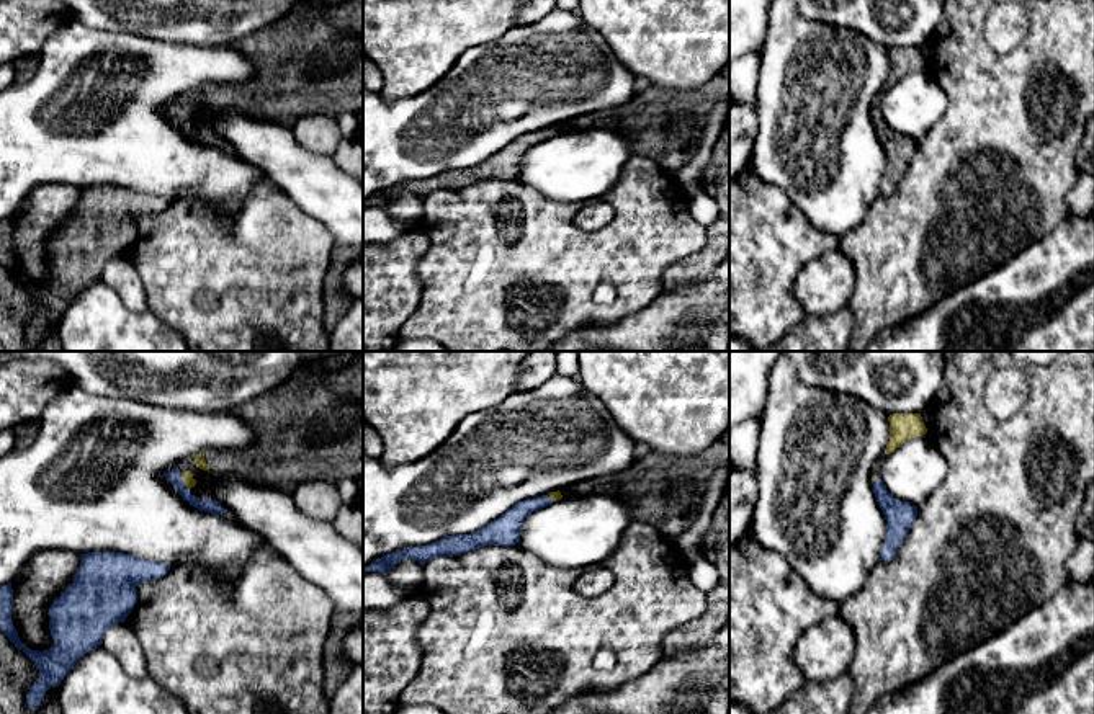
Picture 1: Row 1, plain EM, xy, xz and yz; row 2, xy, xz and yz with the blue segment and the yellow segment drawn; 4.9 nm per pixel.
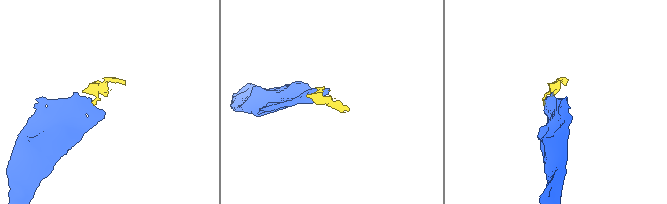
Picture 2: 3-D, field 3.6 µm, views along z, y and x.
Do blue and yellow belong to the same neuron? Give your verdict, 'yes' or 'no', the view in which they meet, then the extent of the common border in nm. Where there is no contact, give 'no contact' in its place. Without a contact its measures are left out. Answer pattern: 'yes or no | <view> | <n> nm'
yes | xy | 100 nm

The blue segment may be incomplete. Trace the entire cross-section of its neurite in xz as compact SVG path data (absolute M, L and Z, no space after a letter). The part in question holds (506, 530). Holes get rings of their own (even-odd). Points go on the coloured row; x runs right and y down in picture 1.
M559 490L536 498L527 498L515 503L497 520L491 521L489 524L471 534L445 536L440 541L427 546L406 547L399 552L386 554L381 559L376 559L363 572L388 573L402 559L412 559L425 564L435 557L461 556L484 546L515 546L522 536L523 520L533 511L545 508L561 498L563 495Z

